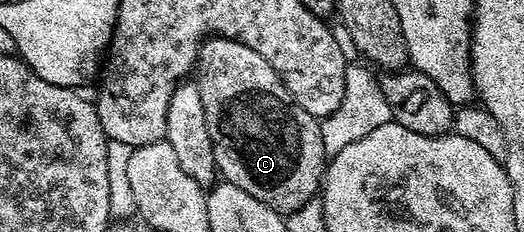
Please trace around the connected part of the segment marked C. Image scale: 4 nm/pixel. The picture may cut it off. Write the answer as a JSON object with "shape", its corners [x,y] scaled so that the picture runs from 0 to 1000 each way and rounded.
{"shape":[[[405,155],[382,207],[378,254],[378,366],[385,397],[385,466],[393,466],[393,552],[401,552],[405,651],[418,763],[426,780],[462,810],[462,828],[477,828],[485,862],[500,862],[515,897],[544,931],[557,927],[578,884],[601,858],[613,832],[618,741],[622,728],[622,668],[613,530],[584,466],[576,466],[553,414],[546,362],[477,207],[443,164]]]}

